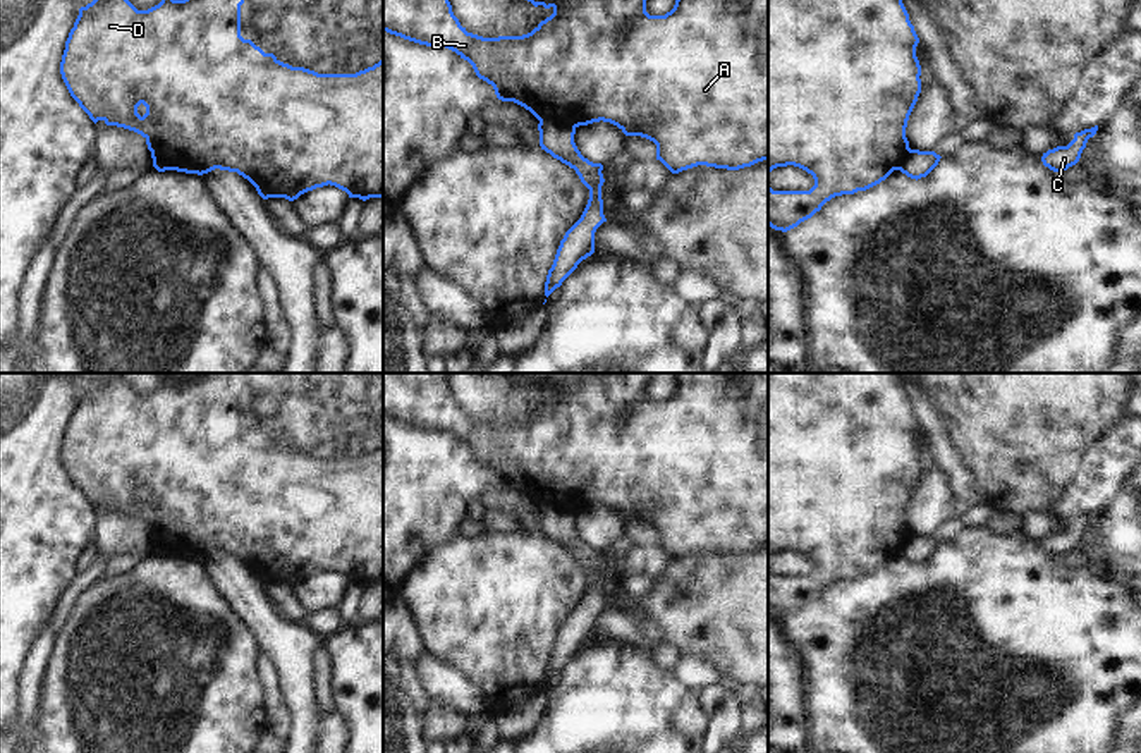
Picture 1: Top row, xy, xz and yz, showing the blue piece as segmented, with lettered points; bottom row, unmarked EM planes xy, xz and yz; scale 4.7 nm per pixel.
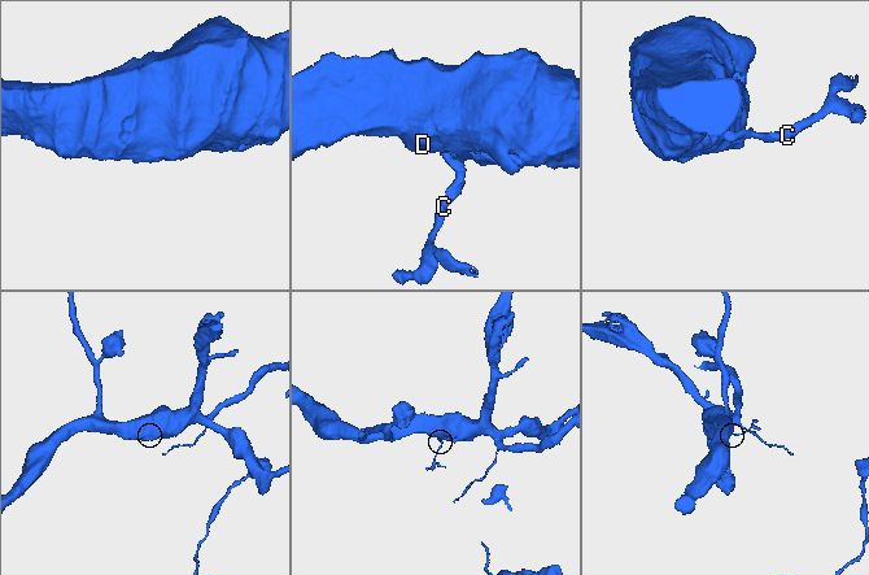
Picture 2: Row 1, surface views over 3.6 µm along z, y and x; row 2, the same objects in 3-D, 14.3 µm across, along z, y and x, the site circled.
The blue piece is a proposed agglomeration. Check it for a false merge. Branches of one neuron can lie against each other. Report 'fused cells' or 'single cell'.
fused cells

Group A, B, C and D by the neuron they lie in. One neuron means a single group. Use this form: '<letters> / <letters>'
A B D / C

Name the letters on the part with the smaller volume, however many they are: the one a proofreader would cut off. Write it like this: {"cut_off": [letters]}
{"cut_off": ["C"]}

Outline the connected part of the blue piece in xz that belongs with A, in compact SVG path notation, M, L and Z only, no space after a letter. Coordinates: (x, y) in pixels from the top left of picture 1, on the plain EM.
M383 373L383 416L404 425L426 430L445 432L467 445L476 461L493 471L502 487L514 487L529 495L538 505L555 505L562 511L588 511L593 507L610 507L625 521L641 521L656 530L656 545L672 559L706 550L715 554L739 555L768 545L768 373L674 373L675 390L665 401L650 401L646 385L653 373L497 373L516 378L534 392L553 394L553 399L541 406L531 418L522 421L483 423L467 418L452 397L447 373Z

